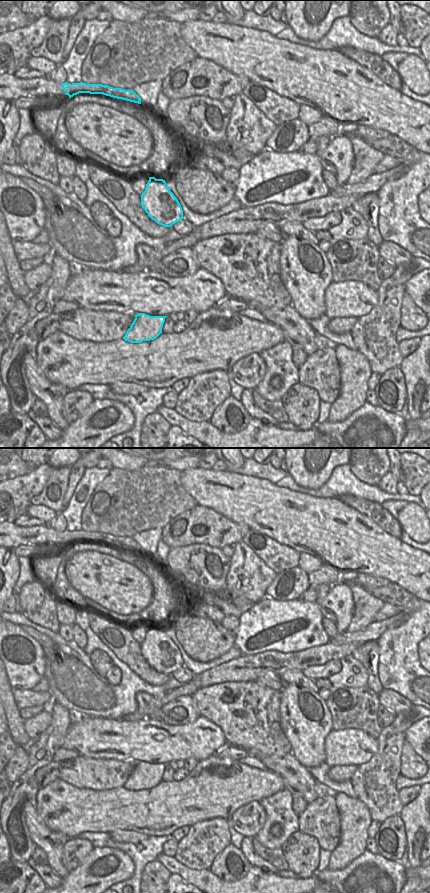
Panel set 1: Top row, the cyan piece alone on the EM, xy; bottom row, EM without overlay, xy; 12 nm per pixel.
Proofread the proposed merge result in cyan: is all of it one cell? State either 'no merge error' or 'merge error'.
merge error

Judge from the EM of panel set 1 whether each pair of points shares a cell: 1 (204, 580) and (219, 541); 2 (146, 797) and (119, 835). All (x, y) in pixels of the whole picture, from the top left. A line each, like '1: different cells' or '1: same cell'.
1: different cells
2: different cells

